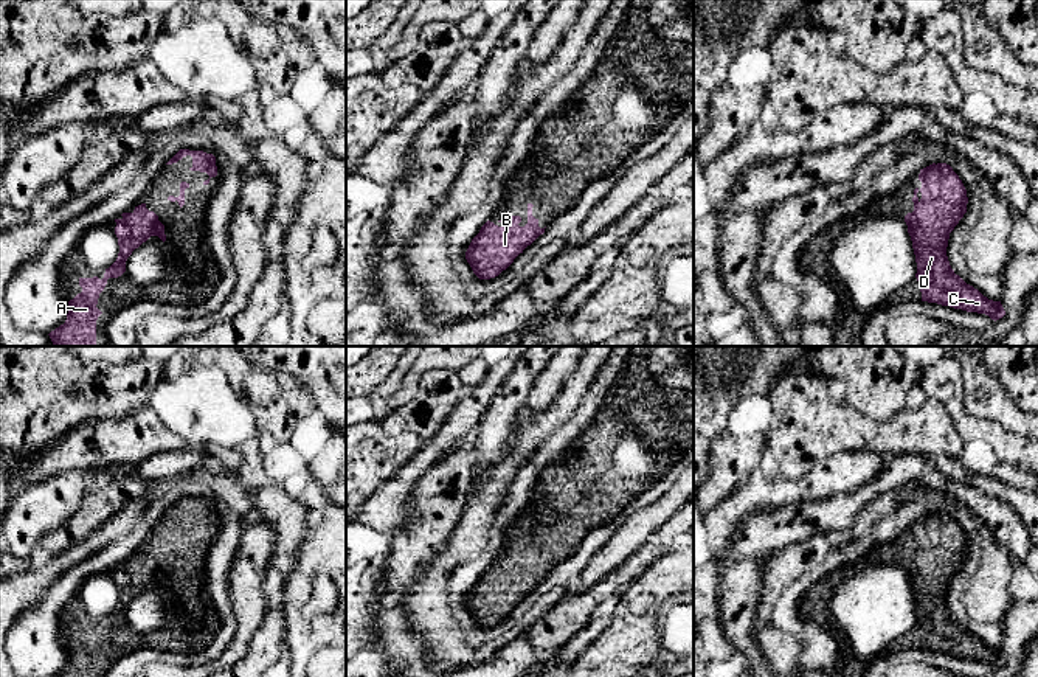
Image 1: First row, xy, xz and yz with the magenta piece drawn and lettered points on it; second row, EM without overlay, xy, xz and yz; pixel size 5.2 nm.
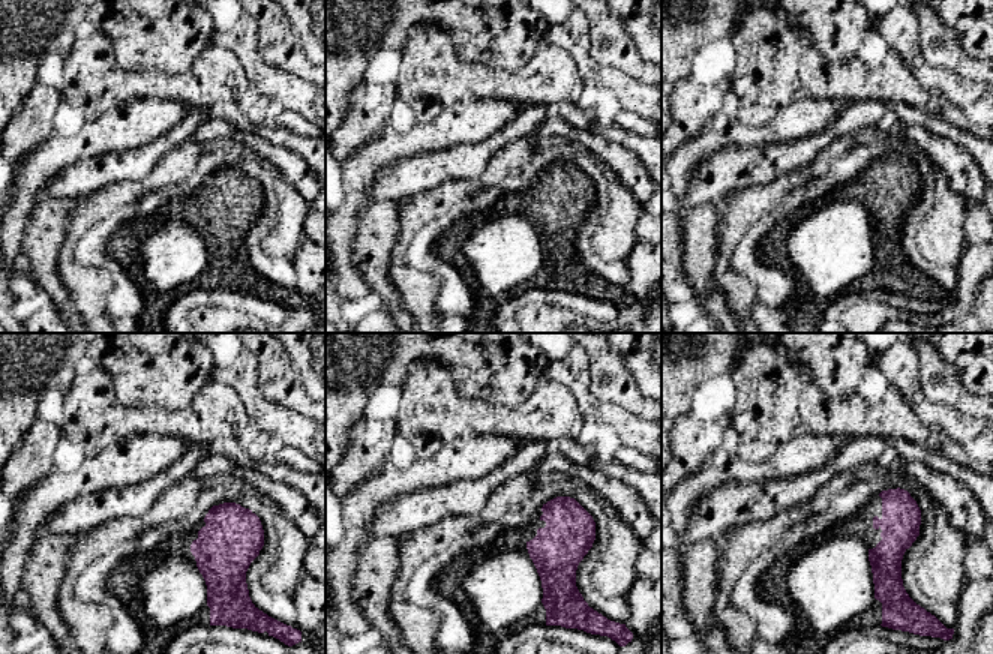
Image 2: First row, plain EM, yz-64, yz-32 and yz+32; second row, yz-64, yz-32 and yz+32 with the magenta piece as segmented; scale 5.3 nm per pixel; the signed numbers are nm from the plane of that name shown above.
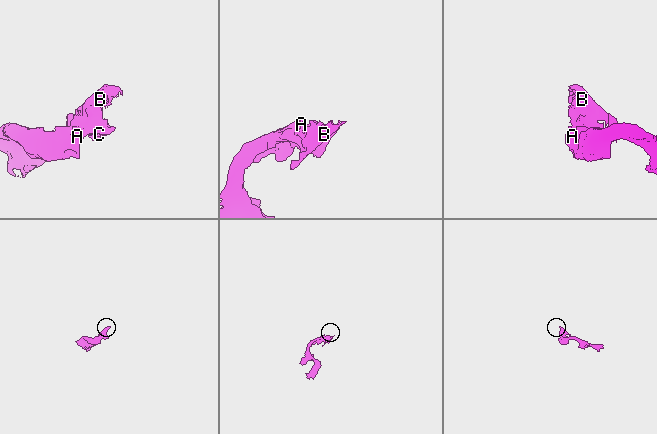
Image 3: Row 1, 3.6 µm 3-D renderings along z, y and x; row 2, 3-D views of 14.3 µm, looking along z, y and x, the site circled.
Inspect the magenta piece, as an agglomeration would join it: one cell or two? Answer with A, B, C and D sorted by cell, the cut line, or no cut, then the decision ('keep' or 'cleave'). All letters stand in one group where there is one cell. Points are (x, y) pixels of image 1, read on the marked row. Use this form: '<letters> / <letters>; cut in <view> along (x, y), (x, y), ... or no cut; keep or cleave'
A B C D; no cut; keep

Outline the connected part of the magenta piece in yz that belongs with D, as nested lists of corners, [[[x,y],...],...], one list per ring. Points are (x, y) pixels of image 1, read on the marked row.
[[[946,163],[920,169],[922,188],[914,189],[914,211],[905,216],[917,262],[915,278],[922,301],[967,312],[985,314],[991,320],[1005,315],[1001,301],[984,297],[967,284],[950,266],[946,247],[950,233],[967,213],[967,189]]]

